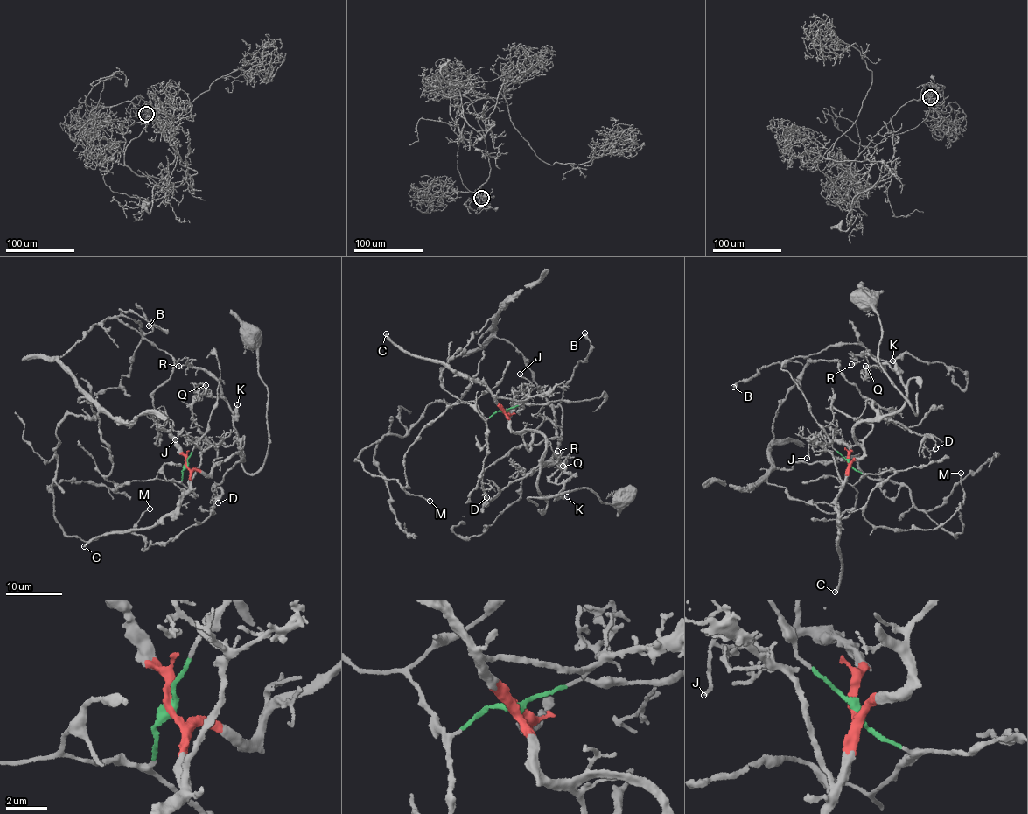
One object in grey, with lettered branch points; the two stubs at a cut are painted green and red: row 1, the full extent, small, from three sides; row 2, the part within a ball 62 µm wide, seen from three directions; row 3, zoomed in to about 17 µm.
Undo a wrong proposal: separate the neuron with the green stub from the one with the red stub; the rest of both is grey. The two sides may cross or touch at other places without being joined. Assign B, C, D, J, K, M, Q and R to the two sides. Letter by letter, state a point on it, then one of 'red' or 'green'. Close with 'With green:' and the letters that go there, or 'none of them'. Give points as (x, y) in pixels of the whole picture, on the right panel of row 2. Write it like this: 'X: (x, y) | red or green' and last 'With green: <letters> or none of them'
B: (733, 387) | green
C: (835, 592) | red
D: (935, 448) | red
J: (807, 458) | red
K: (892, 361) | red
M: (961, 473) | green
Q: (865, 366) | red
R: (851, 364) | red
With green: B, M

